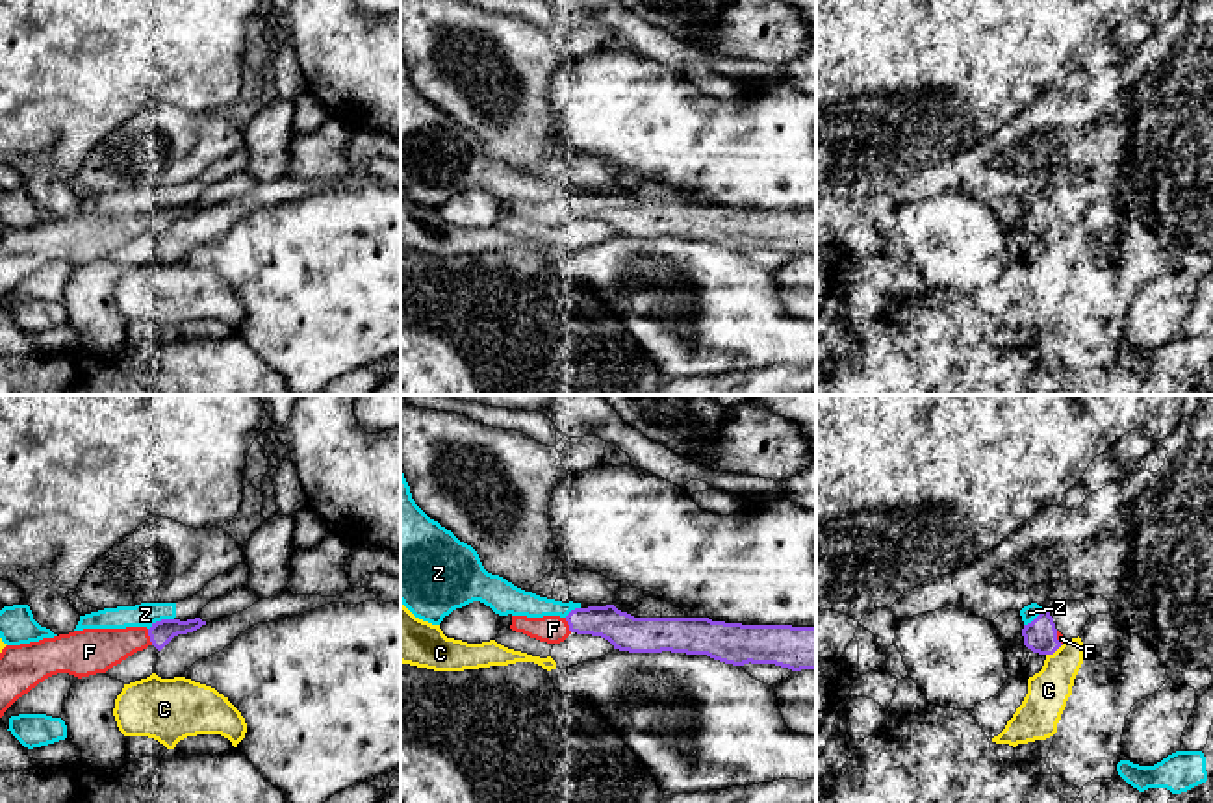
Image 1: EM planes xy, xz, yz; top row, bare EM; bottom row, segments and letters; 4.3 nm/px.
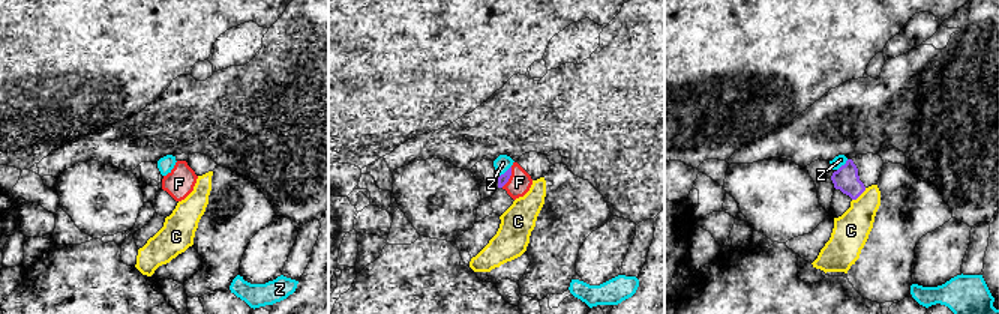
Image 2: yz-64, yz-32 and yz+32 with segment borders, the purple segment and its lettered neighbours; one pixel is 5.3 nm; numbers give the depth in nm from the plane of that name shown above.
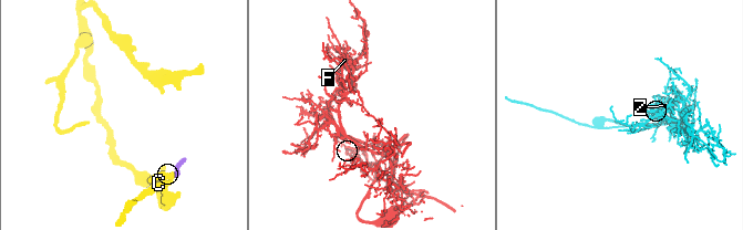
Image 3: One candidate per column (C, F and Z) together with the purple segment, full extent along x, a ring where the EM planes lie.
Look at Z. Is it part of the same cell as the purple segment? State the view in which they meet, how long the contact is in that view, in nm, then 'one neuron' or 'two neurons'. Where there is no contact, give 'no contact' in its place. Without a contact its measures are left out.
xy | 120 nm | two neurons

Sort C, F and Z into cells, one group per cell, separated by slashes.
C / F / Z

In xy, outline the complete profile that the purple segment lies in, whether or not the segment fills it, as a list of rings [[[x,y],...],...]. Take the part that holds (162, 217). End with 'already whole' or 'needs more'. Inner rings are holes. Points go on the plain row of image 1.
[[[200,202],[187,206],[161,204],[152,208],[150,213],[83,213],[54,223],[43,223],[39,226],[6,230],[0,237],[0,302],[19,282],[52,260],[69,258],[82,263],[106,258],[134,237],[143,236],[148,230],[154,230],[158,236],[161,236],[174,221],[193,217],[202,210],[206,210],[206,206]]]; needs more

